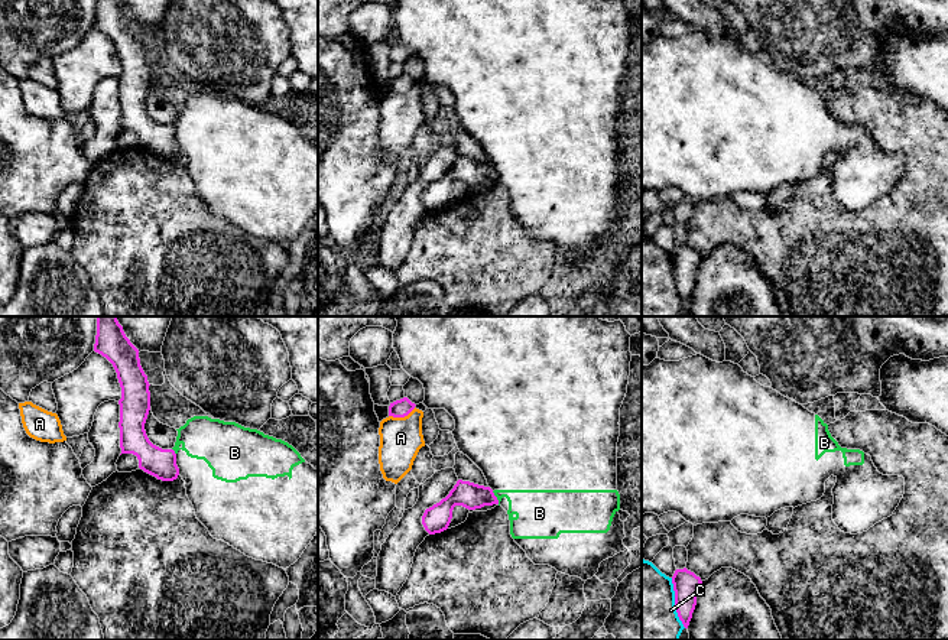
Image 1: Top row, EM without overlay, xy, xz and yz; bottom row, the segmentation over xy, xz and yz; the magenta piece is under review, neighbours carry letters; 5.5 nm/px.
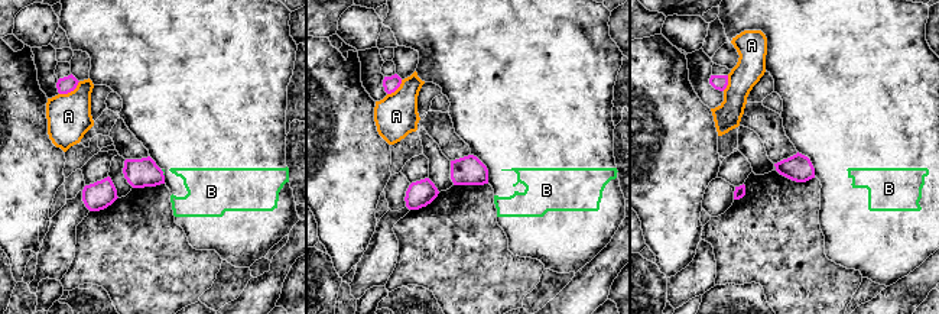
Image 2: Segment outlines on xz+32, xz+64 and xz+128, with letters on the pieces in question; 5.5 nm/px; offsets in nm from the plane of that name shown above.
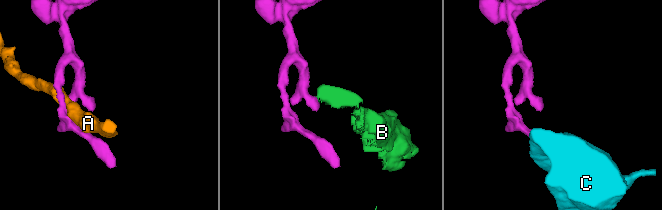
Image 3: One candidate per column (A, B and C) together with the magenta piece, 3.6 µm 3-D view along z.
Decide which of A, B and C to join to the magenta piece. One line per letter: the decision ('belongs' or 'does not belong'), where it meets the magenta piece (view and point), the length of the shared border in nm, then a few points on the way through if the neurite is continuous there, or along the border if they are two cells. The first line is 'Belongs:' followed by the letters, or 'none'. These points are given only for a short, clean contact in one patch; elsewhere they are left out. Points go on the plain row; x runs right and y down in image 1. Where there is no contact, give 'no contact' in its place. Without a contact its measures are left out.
Belongs: none
A: does not belong | xz (402, 93) | 160 nm
B: does not belong | xz (496, 174) | 80 nm | along xz (492, 168), (499, 179)
C: does not belong | yz (675, 279) | 300 nm

